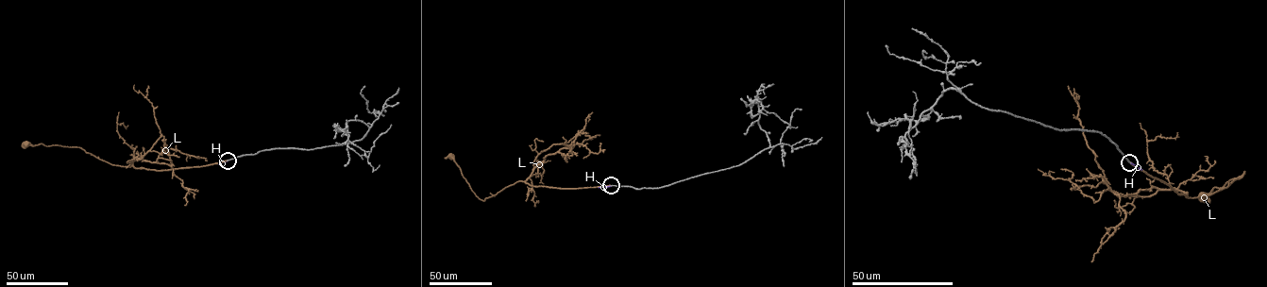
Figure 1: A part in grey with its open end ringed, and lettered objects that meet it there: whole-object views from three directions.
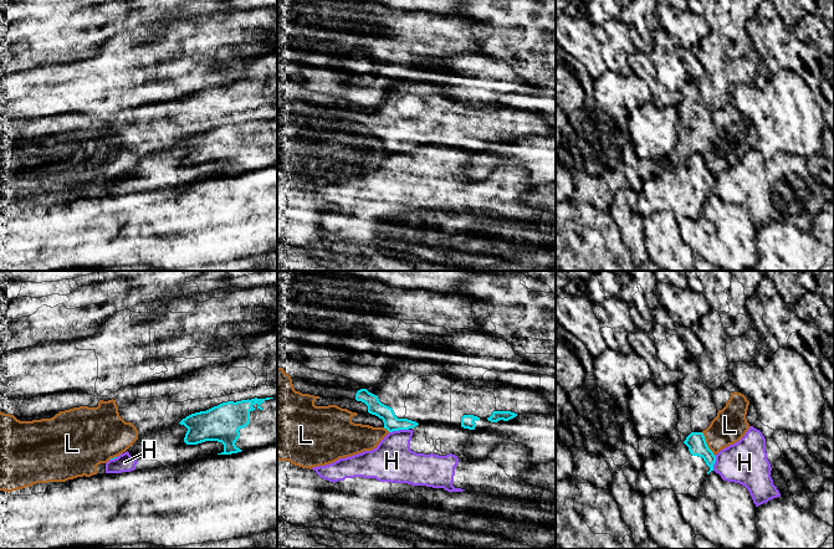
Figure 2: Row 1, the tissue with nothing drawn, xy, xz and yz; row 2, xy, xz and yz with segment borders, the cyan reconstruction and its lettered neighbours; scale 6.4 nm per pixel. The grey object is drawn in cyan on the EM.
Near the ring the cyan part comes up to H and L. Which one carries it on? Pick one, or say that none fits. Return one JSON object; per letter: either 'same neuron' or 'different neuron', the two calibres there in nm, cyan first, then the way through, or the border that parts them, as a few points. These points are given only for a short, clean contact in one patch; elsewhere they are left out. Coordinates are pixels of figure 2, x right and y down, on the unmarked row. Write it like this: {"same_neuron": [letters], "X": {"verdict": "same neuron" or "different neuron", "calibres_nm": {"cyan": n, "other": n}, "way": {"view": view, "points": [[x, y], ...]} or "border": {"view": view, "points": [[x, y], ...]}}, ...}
{"same_neuron": [], "H": {"verdict": "different neuron", "calibres_nm": {"cyan": 100, "other": 280}, "border": {"view": "xz", "points": [[408, 150], [389, 154]]}}, "L": {"verdict": "different neuron", "calibres_nm": {"cyan": 120, "other": 220}, "border": {"view": "yz", "points": [[701, 154], [707, 169], [715, 178]]}}}

